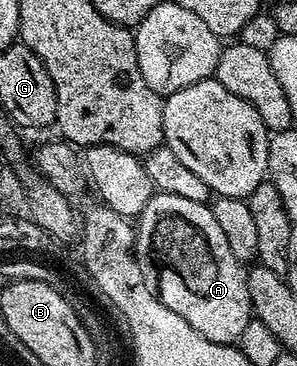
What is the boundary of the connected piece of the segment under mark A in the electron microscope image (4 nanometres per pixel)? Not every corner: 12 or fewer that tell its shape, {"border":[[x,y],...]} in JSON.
{"border":[[156,192],[135,257],[159,301],[235,344],[248,269],[207,204]]}

